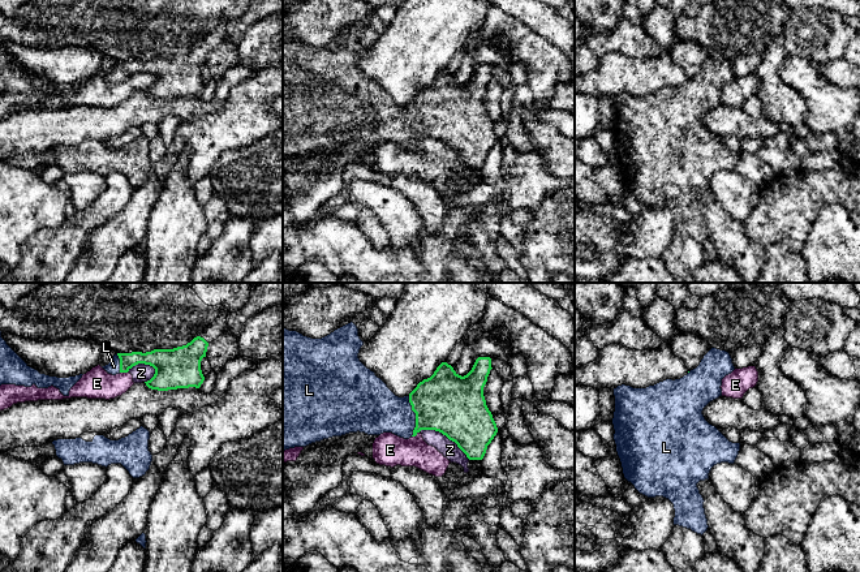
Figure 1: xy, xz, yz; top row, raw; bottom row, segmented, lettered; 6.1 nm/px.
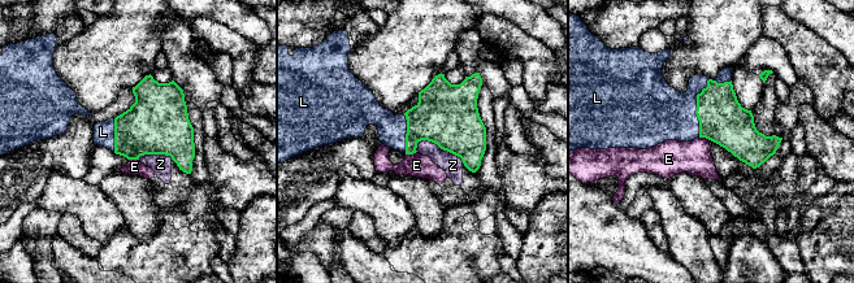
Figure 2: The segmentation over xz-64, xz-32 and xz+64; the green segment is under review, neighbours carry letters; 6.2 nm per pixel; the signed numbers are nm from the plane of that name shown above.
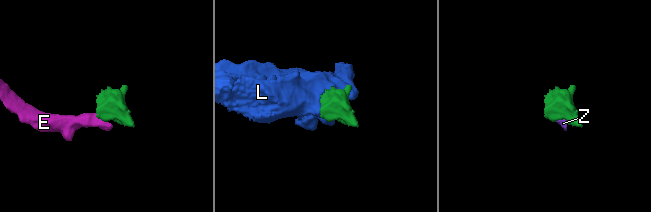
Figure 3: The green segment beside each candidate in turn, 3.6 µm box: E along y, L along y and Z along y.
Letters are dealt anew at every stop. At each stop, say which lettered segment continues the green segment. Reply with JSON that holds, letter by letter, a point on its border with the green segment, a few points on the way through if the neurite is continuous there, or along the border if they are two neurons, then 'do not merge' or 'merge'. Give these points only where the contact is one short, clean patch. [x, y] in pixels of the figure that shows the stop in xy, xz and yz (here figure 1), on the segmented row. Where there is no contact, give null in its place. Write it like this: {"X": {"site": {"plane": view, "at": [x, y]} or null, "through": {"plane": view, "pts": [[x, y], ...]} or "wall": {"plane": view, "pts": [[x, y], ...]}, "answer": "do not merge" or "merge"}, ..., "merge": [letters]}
{"E": {"site": {"plane": "xz", "at": [416, 434]}, "wall": {"plane": "xz", "pts": [[420, 430], [412, 437]]}, "answer": "do not merge"}, "L": {"site": {"plane": "xz", "at": [416, 416]}, "answer": "merge"}, "Z": {"site": {"plane": "xz", "at": [446, 435]}, "wall": {"plane": "xz", "pts": [[420, 430], [441, 431], [469, 459]]}, "answer": "do not merge"}, "merge": ["L"]}

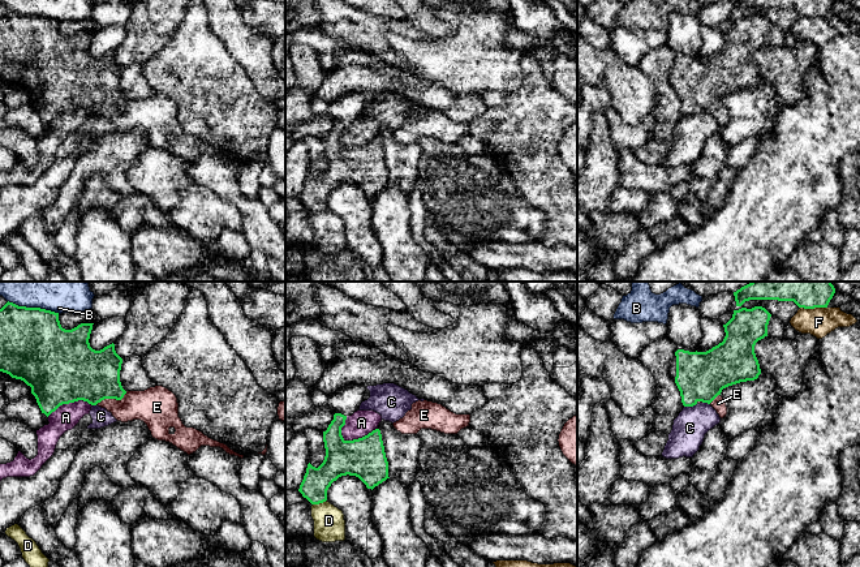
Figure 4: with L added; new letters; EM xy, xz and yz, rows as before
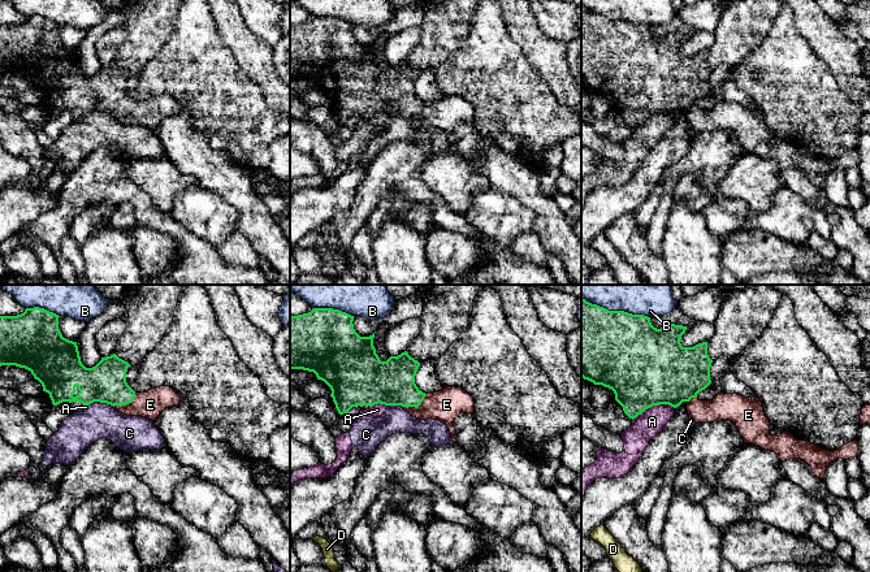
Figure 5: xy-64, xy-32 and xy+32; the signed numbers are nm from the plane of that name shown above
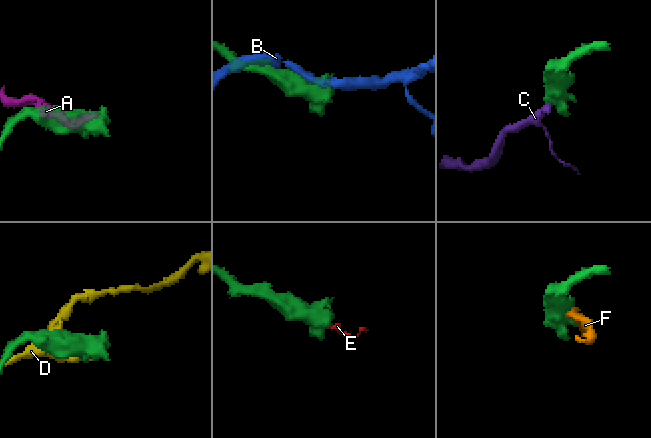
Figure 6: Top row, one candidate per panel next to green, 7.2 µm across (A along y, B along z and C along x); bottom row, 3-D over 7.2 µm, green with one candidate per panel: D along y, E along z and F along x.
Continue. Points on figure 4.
{"A": {"site": {"plane": "xz", "at": [358, 438]}, "answer": "do not merge"}, "B": {"site": {"plane": "xy", "at": [34, 308]}, "answer": "do not merge"}, "C": {"site": {"plane": "yz", "at": [691, 406]}, "wall": {"plane": "yz", "pts": [[697, 403], [684, 407]]}, "answer": "do not merge"}, "D": {"site": {"plane": "xz", "at": [319, 502]}, "wall": {"plane": "xz", "pts": [[326, 499], [313, 505]]}, "answer": "do not merge"}, "E": {"site": {"plane": "xy", "at": [111, 398]}, "through": {"plane": "xy", "pts": [[80, 373], [111, 398], [124, 406], [150, 406]]}, "answer": "merge"}, "F": {"site": {"plane": "yz", "at": [813, 308]}, "answer": "do not merge"}, "merge": ["E"]}

